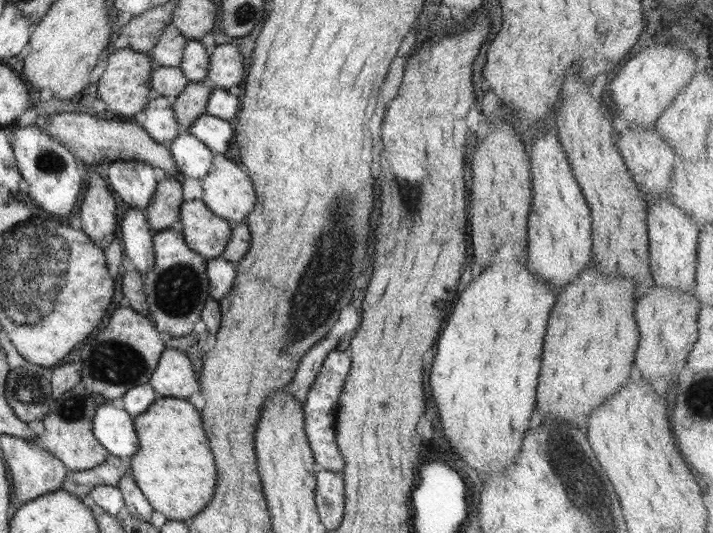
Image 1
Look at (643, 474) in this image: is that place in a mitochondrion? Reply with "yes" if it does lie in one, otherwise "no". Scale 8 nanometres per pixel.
no

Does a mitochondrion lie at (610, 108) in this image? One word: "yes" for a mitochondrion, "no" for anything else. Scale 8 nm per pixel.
no

